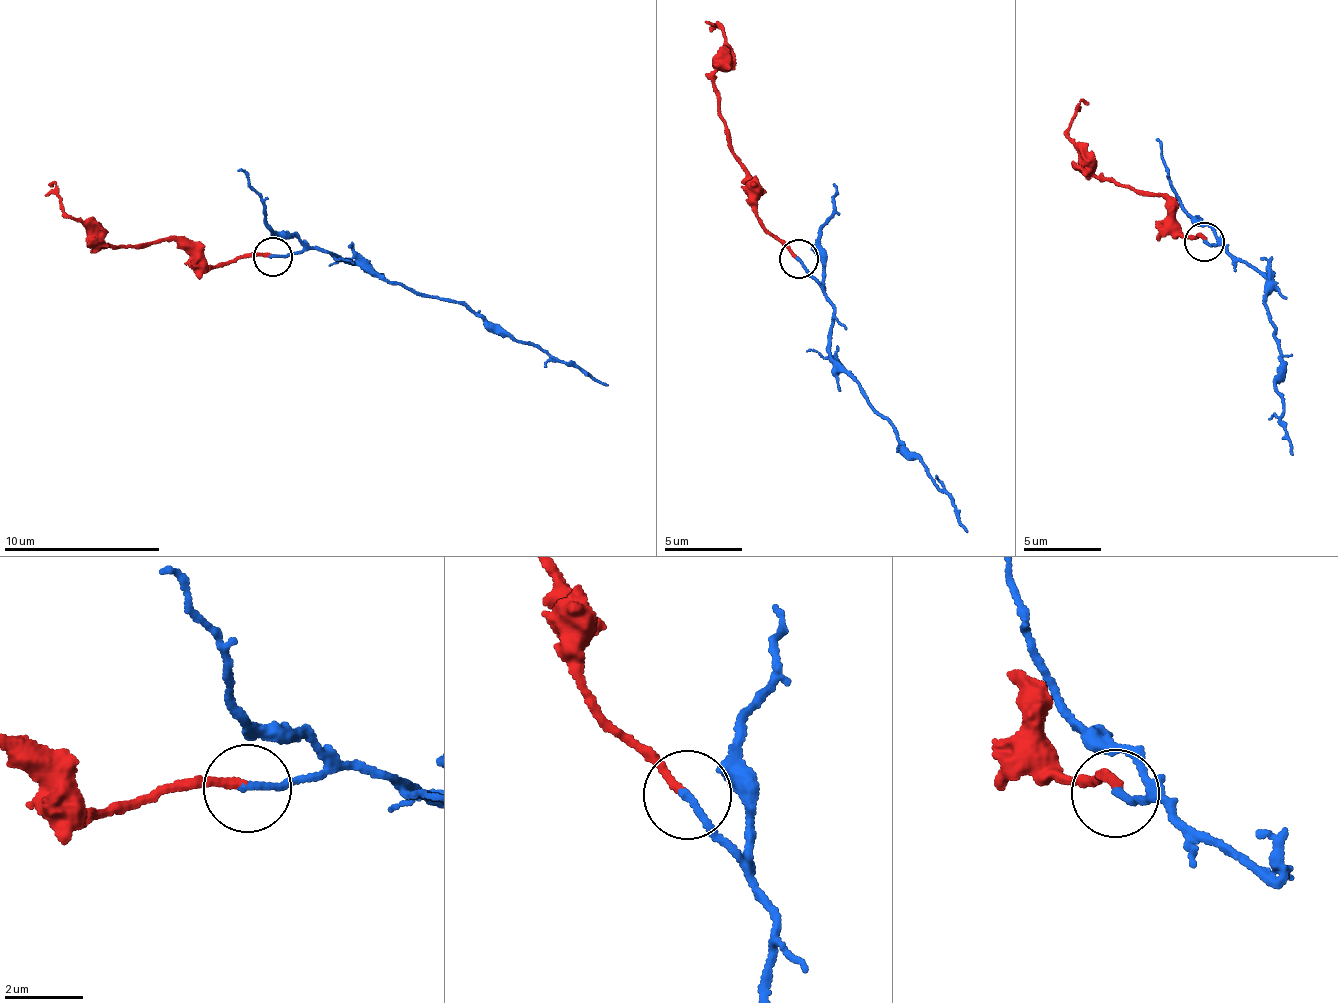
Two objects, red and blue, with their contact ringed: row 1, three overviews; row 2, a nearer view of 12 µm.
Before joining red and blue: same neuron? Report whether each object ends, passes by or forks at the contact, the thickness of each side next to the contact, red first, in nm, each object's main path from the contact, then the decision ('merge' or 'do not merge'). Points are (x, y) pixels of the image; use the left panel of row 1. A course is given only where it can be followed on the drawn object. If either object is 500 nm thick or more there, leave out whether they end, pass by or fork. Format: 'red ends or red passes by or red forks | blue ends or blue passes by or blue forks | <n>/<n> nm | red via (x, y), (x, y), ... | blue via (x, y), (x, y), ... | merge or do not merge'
red ends | blue ends | 190/180 nm | red via (272, 255), (237, 257), (212, 268), (171, 240), (96, 246), (85, 228), (64, 214), (48, 183) | blue via (272, 255), (317, 247), (328, 254), (349, 259), (417, 293), (453, 299), (546, 355), (570, 363), (607, 384) | do not merge

